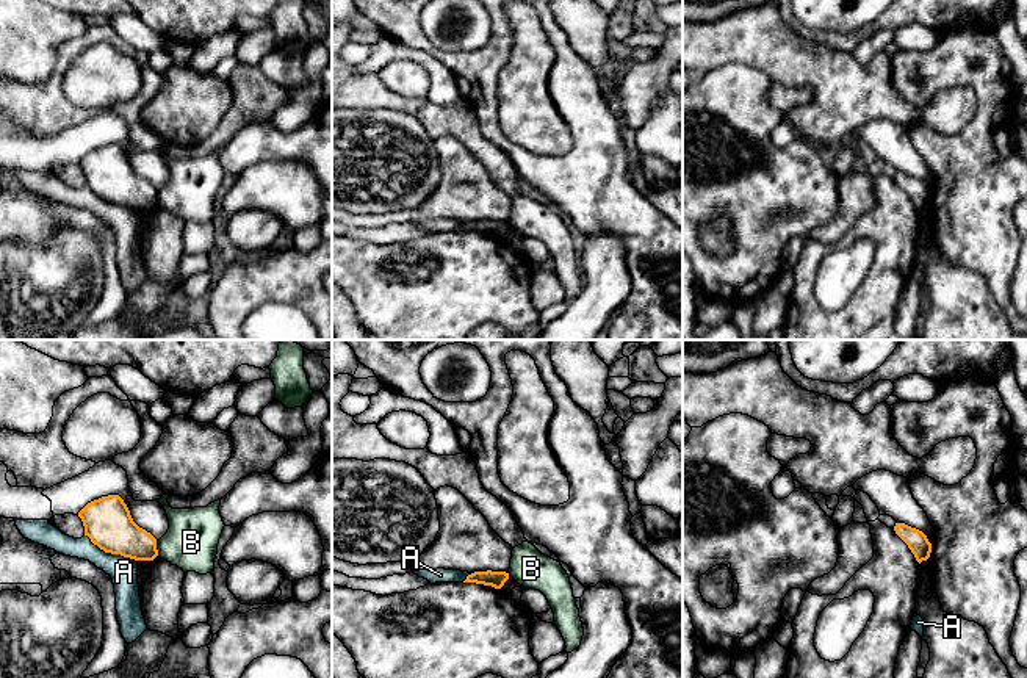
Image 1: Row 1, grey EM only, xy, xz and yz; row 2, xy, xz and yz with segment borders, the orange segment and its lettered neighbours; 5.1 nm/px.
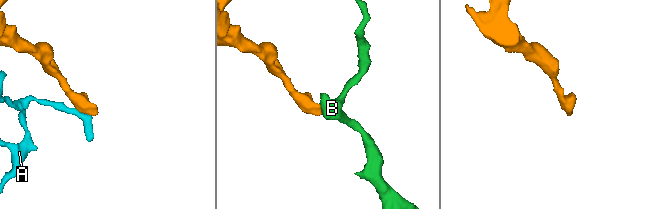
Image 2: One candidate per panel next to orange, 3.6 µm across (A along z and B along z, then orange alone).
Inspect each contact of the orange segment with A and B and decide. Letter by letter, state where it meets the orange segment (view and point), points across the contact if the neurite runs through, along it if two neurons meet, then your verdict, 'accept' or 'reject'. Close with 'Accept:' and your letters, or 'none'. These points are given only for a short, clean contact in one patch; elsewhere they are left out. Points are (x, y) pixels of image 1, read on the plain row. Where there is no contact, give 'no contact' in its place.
A: xy (110, 201) | along xy (85, 183), (105, 201), (119, 202), (135, 210) | reject
B: xy (155, 198) | along xy (155, 190), (158, 204) | reject
Accept: none

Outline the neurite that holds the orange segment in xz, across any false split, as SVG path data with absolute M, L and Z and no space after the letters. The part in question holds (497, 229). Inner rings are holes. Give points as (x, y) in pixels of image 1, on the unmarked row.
M474 221L467 225L463 232L476 232L484 235L492 235L495 238L501 238L504 232L509 229L509 222L506 221Z

